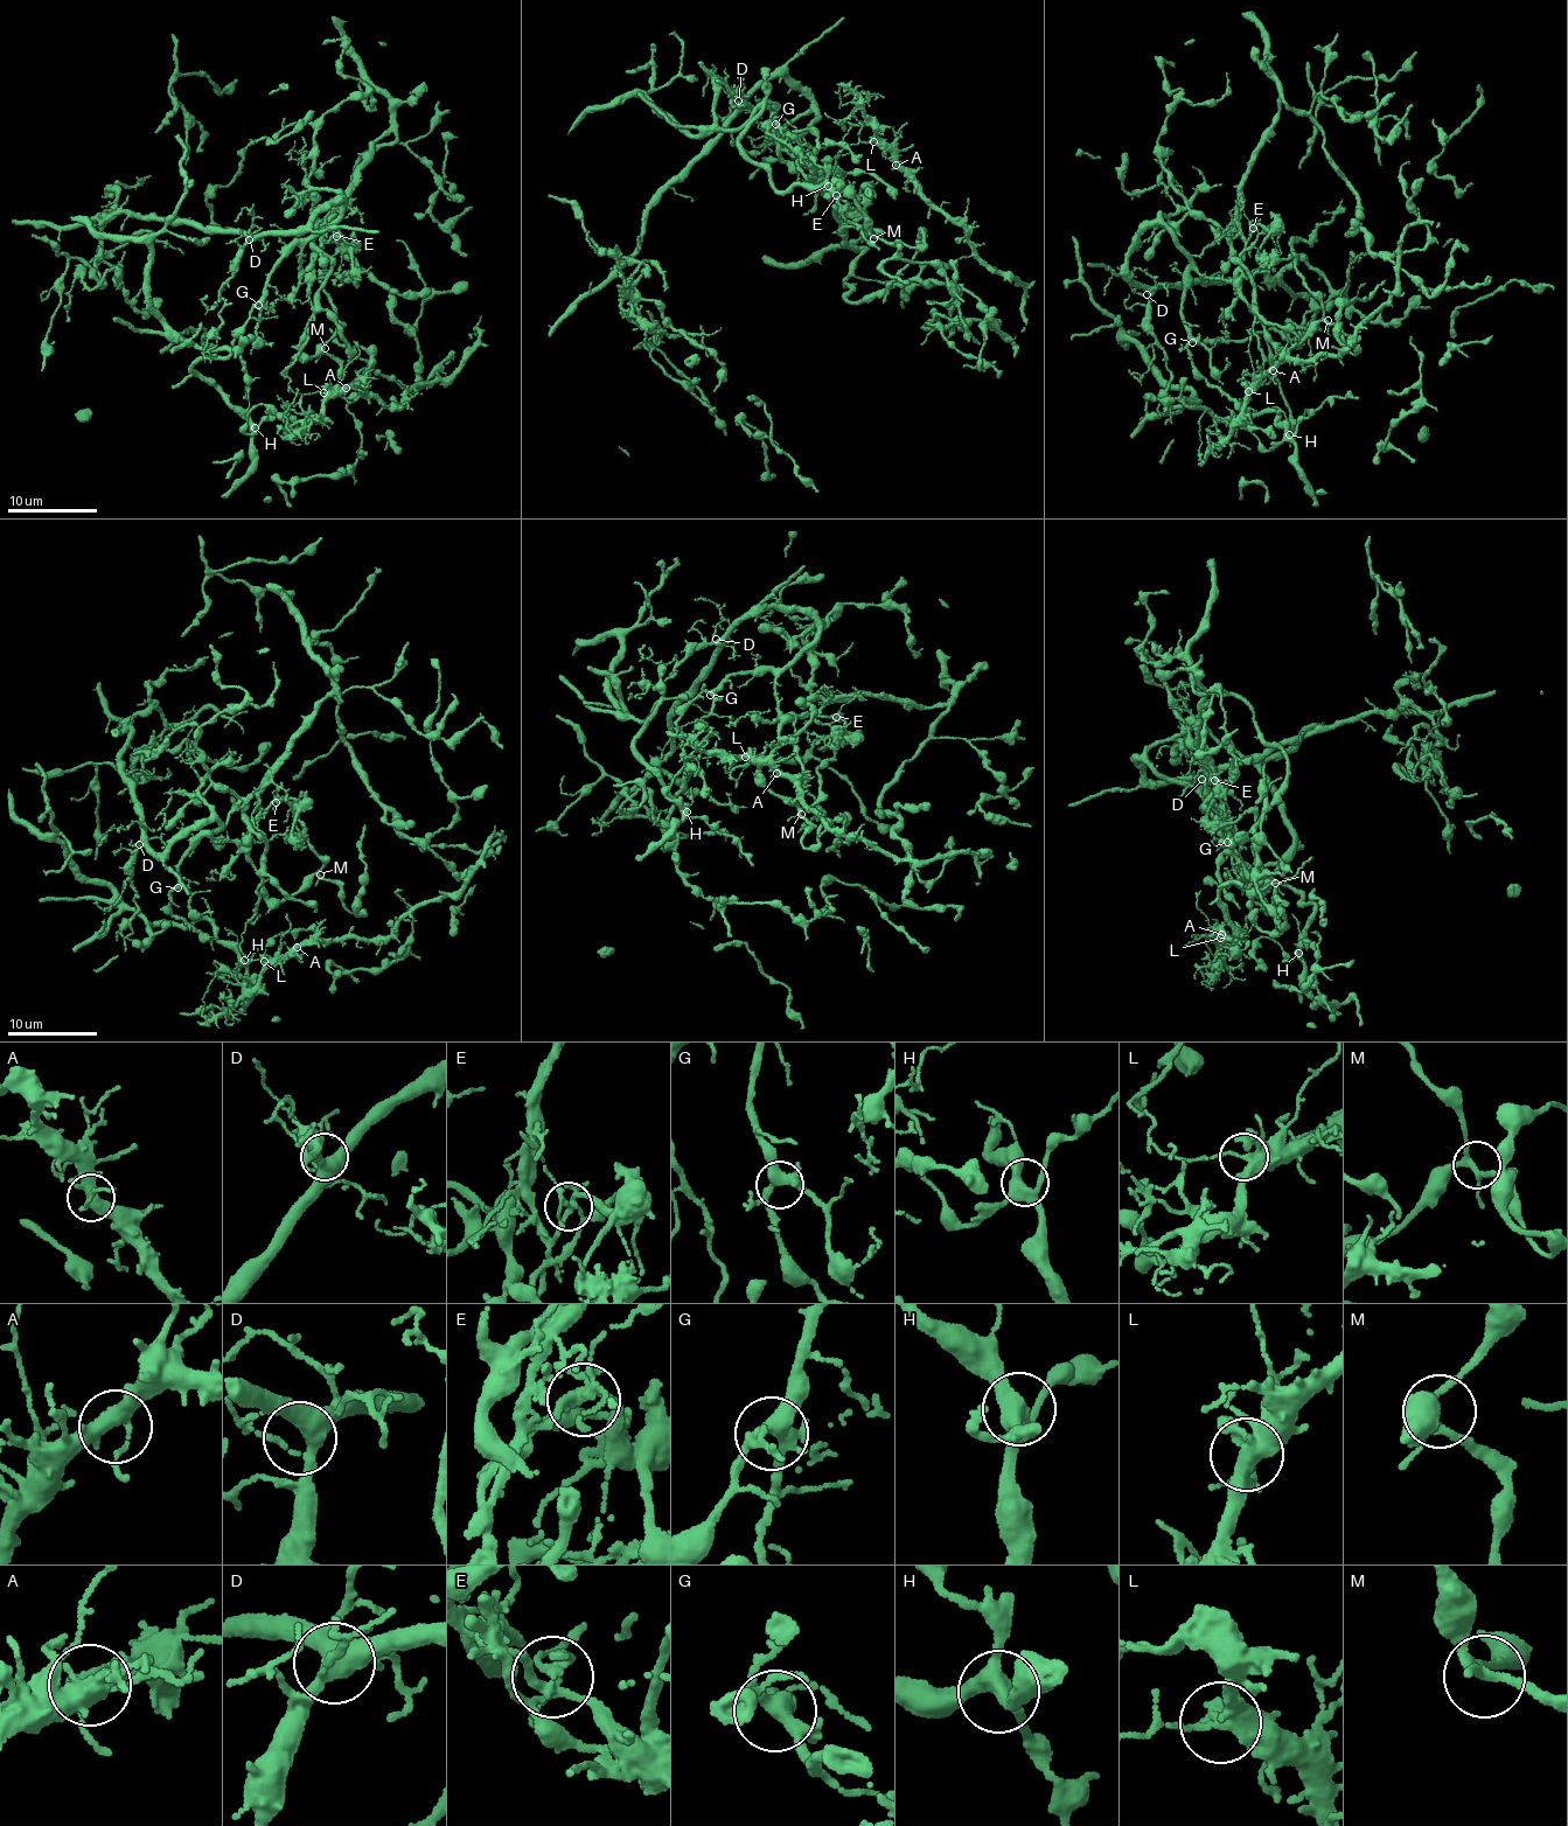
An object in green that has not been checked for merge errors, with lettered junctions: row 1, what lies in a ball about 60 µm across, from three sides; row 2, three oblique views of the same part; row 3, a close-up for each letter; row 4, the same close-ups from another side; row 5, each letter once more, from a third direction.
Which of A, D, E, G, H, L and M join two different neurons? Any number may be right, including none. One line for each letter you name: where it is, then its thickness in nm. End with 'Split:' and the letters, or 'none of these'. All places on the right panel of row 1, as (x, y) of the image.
E: (1253, 228) | 220 nm
L: (1248, 391) | 360 nm
Split: E, L

